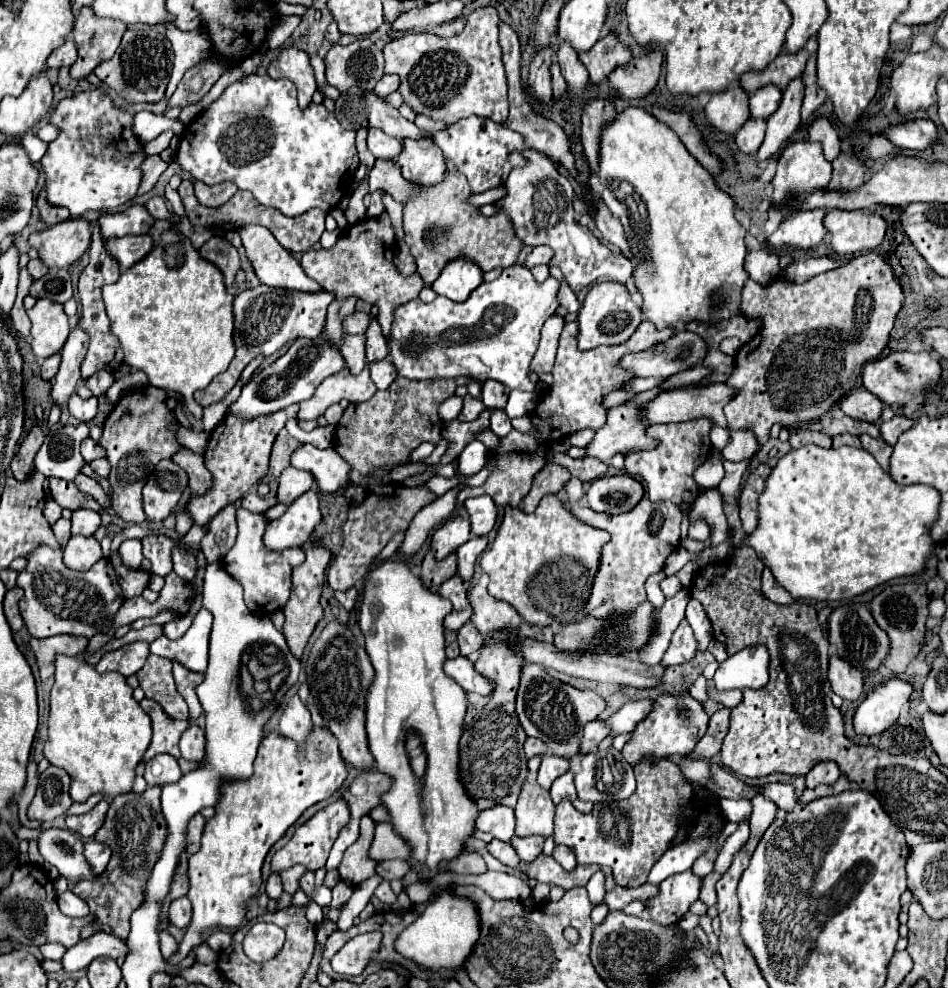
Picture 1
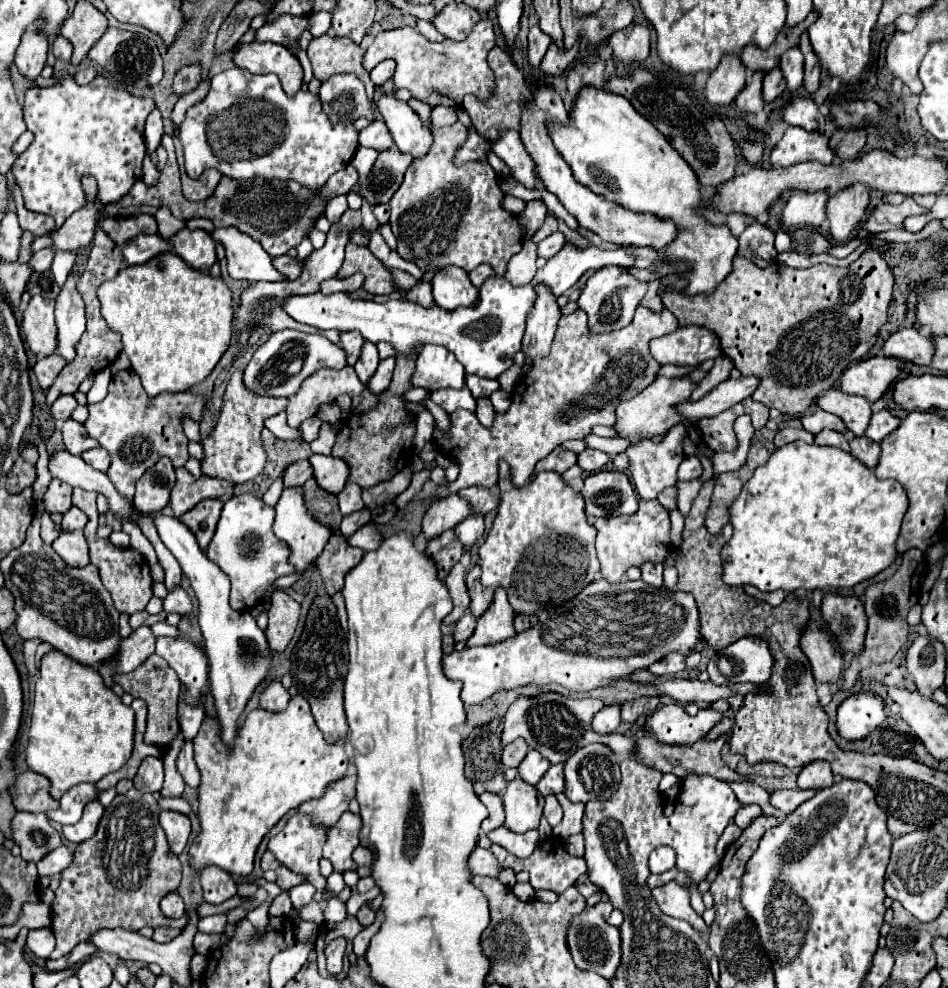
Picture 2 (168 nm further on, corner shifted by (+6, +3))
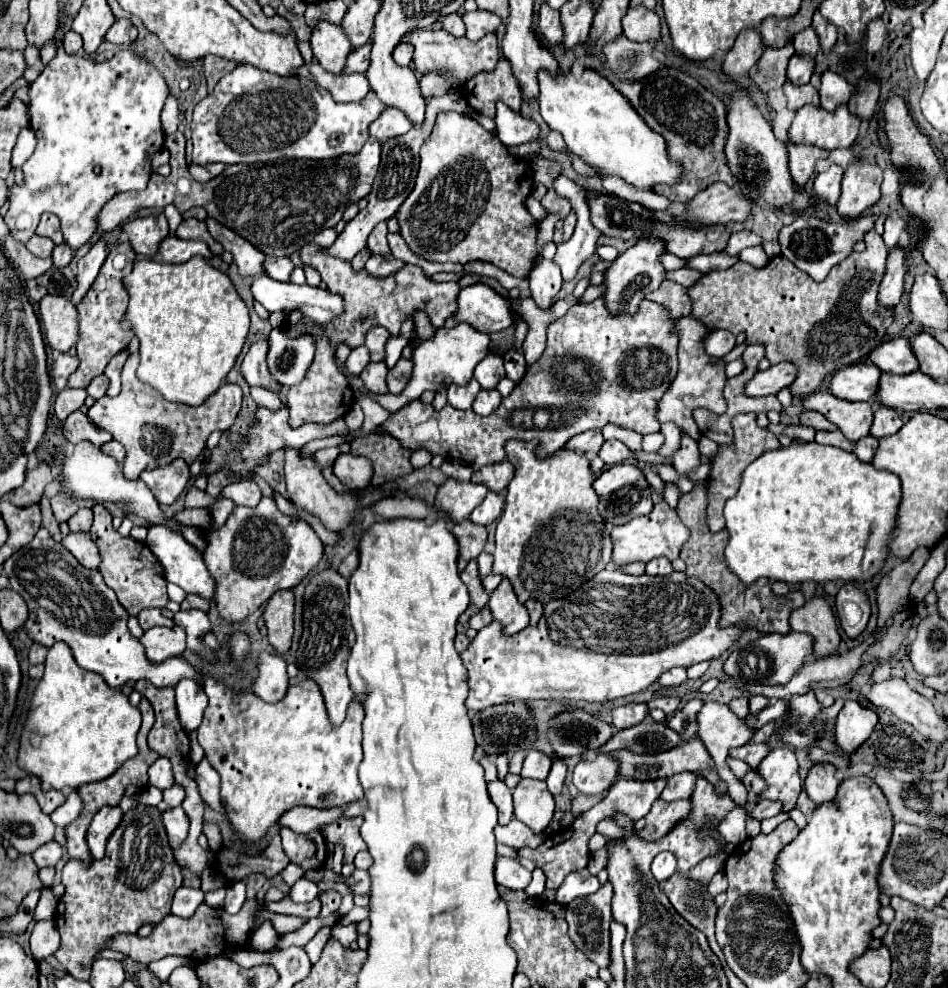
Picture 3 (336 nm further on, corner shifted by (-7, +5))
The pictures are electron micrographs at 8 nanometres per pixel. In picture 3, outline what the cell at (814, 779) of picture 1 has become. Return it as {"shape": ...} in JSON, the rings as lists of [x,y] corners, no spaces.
{"shape":[[[813,764],[813,768],[809,770],[809,776],[805,780],[805,790],[809,794],[809,798],[815,804],[823,804],[829,802],[831,798],[835,798],[839,788],[839,780],[835,778],[835,766],[833,764]]]}

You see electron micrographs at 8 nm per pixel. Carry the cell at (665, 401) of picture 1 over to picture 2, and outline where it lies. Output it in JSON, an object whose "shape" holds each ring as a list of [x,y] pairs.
{"shape":[[[742,376],[738,380],[728,378],[720,386],[716,386],[710,394],[706,394],[698,402],[684,402],[678,406],[678,412],[686,416],[690,422],[696,422],[706,416],[716,416],[724,412],[726,408],[738,404],[740,400],[746,400],[752,396],[756,386],[760,384],[760,378],[756,376]]]}

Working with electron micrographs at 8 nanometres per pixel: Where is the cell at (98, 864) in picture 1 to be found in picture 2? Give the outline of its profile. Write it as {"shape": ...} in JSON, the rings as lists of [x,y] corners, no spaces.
{"shape":[[[58,846],[56,850],[48,852],[36,866],[40,876],[54,876],[60,874],[72,862],[72,852],[66,846]]]}

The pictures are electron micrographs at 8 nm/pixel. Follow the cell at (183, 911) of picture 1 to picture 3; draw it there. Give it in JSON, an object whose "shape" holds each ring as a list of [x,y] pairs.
{"shape":[[[181,886],[175,896],[173,896],[173,906],[171,906],[171,914],[179,916],[179,918],[191,918],[197,910],[197,906],[203,902],[203,890],[195,890],[195,888],[185,888]]]}

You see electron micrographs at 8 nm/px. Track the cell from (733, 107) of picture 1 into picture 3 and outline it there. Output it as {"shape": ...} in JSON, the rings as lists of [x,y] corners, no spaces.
{"shape":[[[757,30],[741,32],[741,36],[737,36],[735,40],[735,46],[725,56],[723,74],[731,76],[733,80],[739,80],[759,62],[761,54],[763,54],[761,36],[757,36]]]}

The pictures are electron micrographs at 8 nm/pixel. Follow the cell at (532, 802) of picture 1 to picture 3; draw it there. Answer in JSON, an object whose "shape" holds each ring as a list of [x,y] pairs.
{"shape":[[[523,778],[513,790],[513,802],[515,818],[527,824],[533,832],[541,834],[549,826],[555,812],[555,800],[545,788],[545,782]]]}

